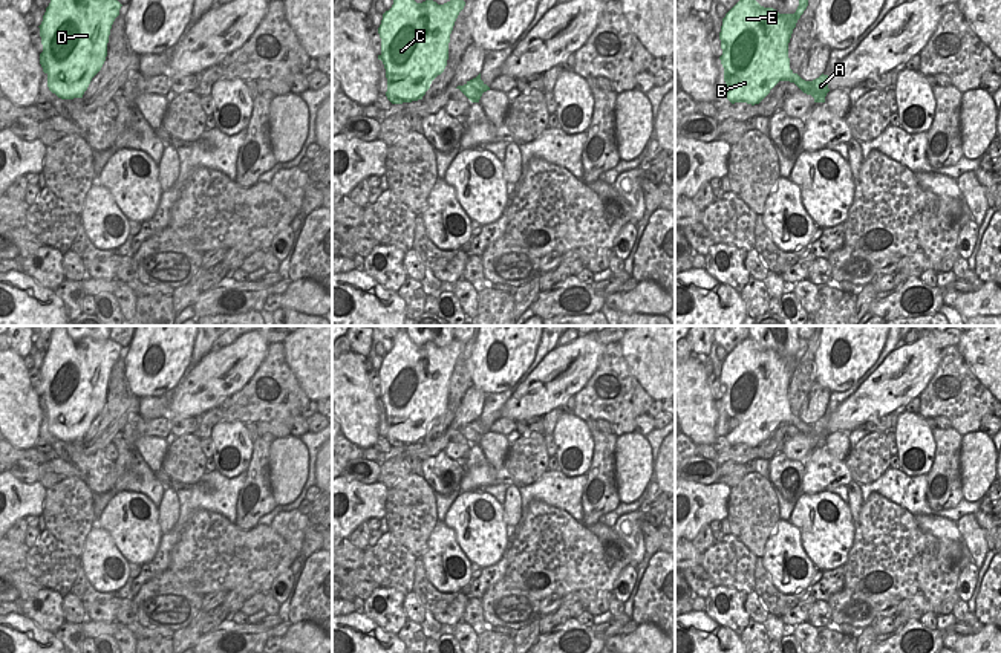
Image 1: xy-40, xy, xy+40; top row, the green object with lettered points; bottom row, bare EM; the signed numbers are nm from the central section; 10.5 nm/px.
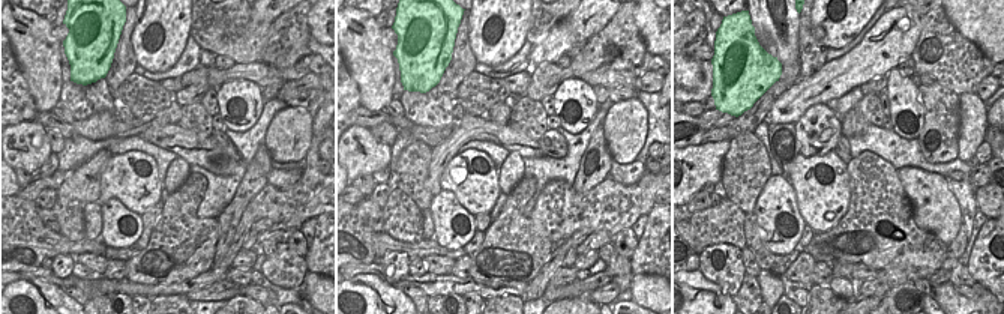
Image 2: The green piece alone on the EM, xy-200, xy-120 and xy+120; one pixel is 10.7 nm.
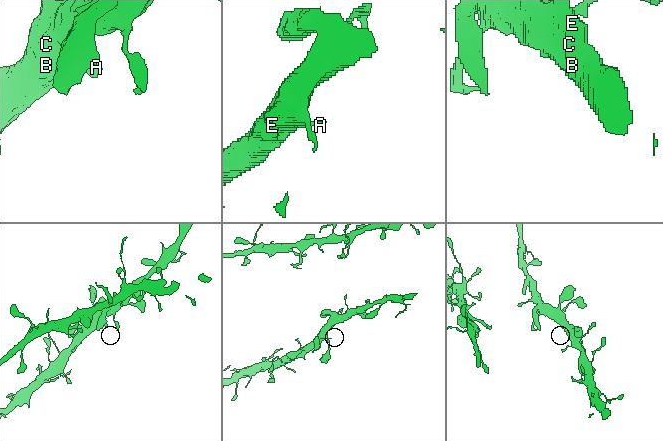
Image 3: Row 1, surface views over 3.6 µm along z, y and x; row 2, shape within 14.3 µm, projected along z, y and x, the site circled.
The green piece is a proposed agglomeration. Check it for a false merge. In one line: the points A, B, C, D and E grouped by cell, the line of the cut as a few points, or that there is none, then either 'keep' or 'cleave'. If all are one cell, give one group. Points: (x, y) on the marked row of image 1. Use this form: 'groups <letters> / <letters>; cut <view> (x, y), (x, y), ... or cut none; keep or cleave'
groups A B C D E; cut none; keep

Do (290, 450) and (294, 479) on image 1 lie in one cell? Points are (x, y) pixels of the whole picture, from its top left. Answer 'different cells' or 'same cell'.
same cell

